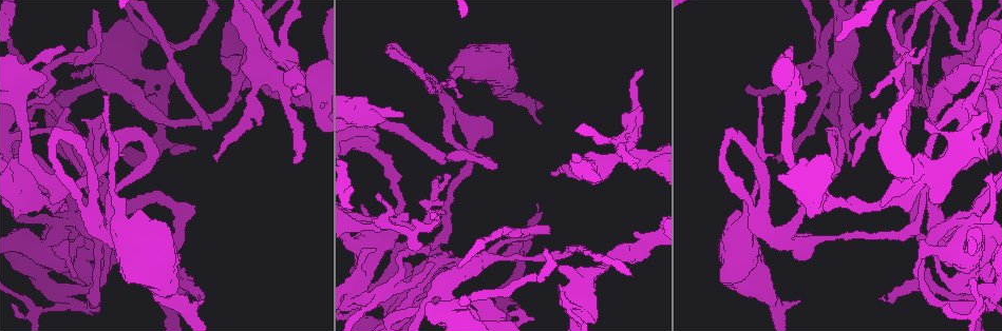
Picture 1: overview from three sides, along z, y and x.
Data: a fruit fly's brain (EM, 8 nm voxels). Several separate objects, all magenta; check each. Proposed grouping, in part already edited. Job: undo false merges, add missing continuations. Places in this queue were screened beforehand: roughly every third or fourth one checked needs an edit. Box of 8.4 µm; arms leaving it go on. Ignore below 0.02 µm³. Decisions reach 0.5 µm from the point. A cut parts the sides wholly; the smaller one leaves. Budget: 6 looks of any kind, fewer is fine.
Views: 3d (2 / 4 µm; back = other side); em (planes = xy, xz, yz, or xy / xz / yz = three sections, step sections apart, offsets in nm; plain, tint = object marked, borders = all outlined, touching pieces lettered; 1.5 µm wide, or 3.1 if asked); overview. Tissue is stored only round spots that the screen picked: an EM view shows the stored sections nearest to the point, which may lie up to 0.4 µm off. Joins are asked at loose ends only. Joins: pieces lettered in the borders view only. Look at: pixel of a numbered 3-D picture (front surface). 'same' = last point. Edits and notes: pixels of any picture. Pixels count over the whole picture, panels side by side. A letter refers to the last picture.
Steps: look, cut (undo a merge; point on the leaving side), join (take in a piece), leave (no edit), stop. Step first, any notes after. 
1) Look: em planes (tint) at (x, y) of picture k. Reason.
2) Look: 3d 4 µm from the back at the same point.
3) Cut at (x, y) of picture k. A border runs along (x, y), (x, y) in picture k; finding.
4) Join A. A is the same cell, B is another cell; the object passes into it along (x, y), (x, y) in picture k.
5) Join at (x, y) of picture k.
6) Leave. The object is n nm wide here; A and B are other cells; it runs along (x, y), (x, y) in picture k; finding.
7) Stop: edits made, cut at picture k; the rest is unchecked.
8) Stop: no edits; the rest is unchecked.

Look: 3d 4 µm at (198, 296) of picture 1.

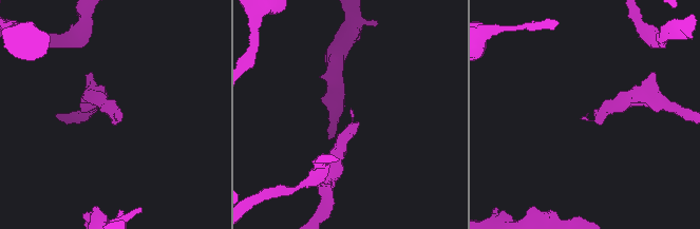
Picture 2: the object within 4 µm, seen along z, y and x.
Look: em planes (borders) at (584, 117) of picture 2. Shape alone is not enough.

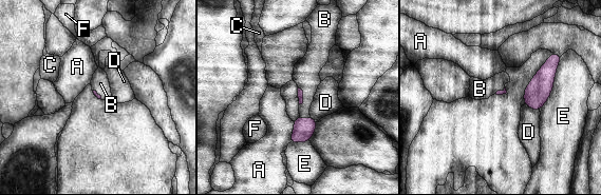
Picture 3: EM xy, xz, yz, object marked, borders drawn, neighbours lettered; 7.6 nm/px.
Join B. B is the same cell, A, C, D, E and F are other cells; the object passes into it along (300, 93), (302, 96), (306, 71) in picture 3; the neuron continues.

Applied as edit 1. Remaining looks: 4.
Look: 3d 4 µm at (88, 229) of picture 1. Free end.

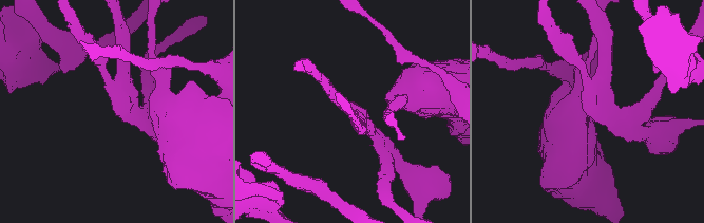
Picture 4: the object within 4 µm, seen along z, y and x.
Look: em planes (borders) at (114, 108) of picture 4.

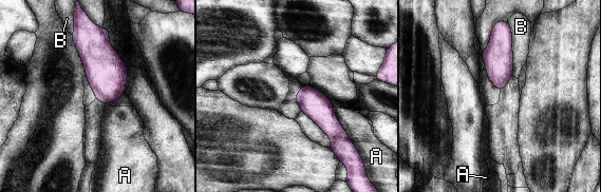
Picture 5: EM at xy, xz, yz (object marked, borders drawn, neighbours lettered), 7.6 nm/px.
Leave. A and B are other cells; a border runs along (508, 20), (512, 38), (513, 75) in picture 5; no lettered piece goes on from it.

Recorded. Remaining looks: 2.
Look: em xz step 8 (tint) at (471, 303) of picture 1. An open end.

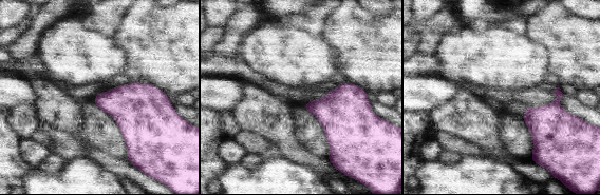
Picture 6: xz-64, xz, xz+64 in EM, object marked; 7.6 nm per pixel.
Look: em yz step 8 (borders) at the same point. Cut it another way.

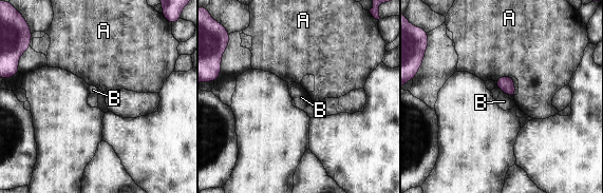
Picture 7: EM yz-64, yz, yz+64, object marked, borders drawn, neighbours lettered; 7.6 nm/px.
Leave. The longest contact is with A, 140 nm; A and B are other cells; a border runs along (501, 90), (513, 98) in picture 7; no lettered piece goes on from it.

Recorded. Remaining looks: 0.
Stop: edits made, join at picture 3; the rest is unchecked.

